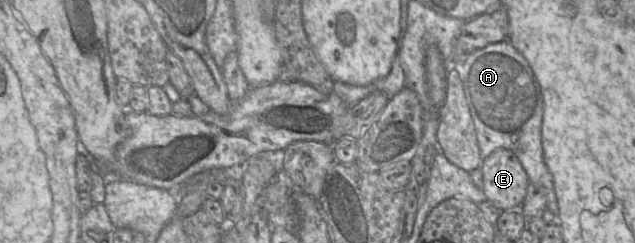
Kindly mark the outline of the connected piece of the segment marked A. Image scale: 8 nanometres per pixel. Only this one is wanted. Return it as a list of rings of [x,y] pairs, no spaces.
[[[505,39],[472,52],[456,69],[474,122],[482,159],[497,148],[511,150],[526,171],[529,181],[544,192],[547,209],[558,216],[553,177],[543,157],[543,95],[529,62],[509,39]]]

